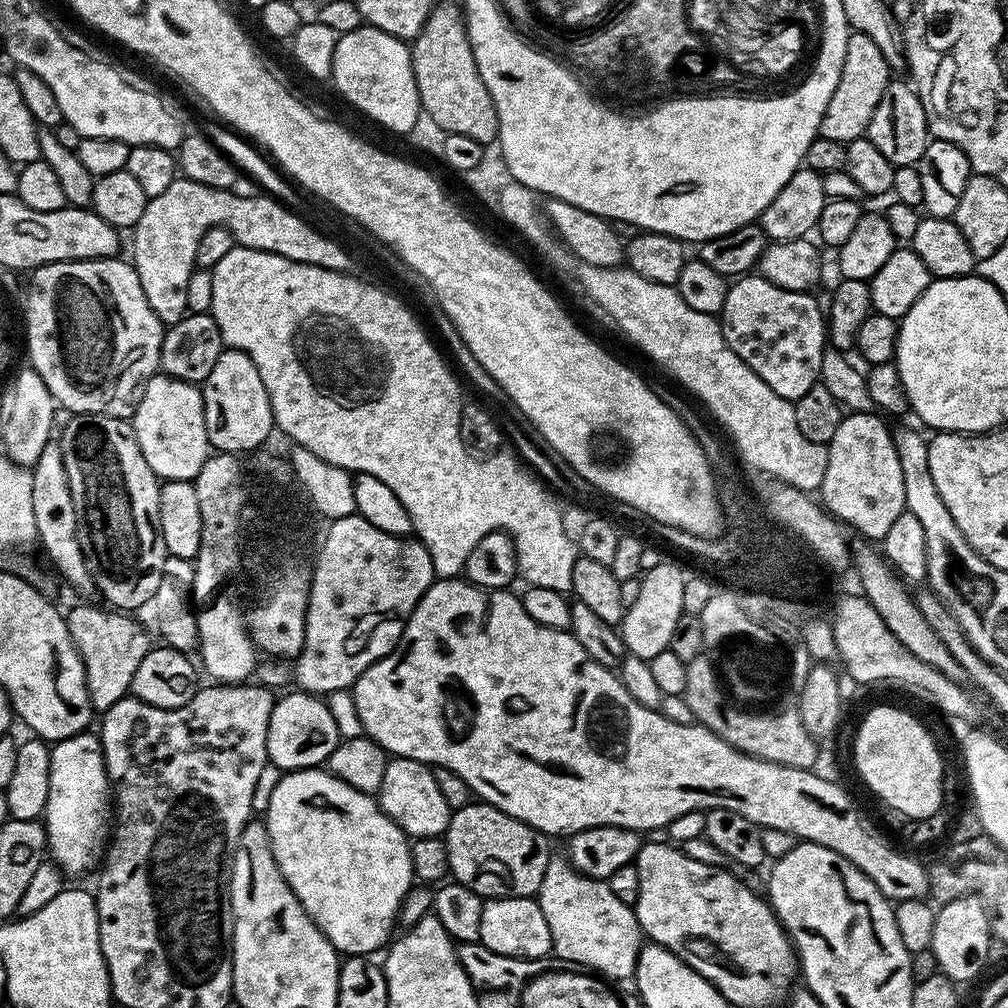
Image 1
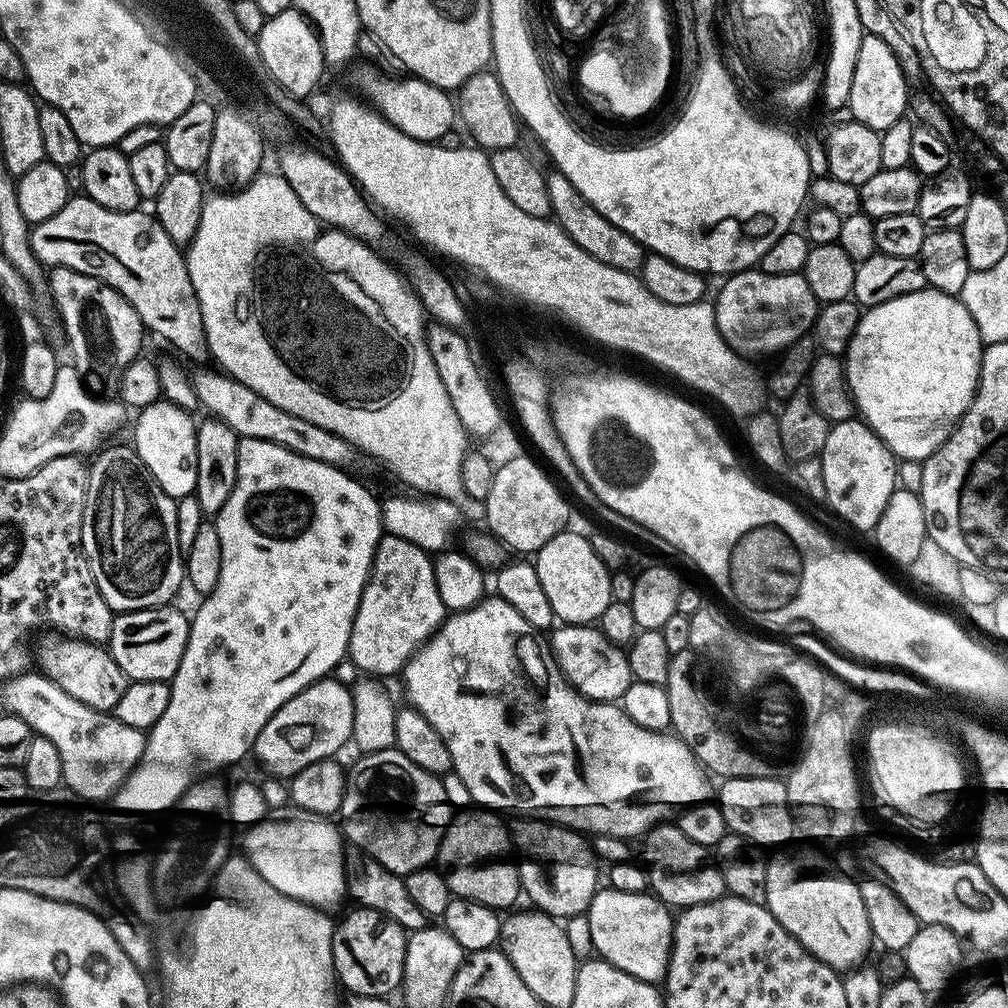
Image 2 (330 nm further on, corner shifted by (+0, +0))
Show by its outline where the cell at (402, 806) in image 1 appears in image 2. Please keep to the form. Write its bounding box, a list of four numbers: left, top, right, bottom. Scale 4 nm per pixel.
[339,746,454,876]

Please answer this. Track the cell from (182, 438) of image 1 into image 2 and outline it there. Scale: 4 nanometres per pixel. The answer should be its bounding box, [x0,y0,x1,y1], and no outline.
[134,398,198,498]

